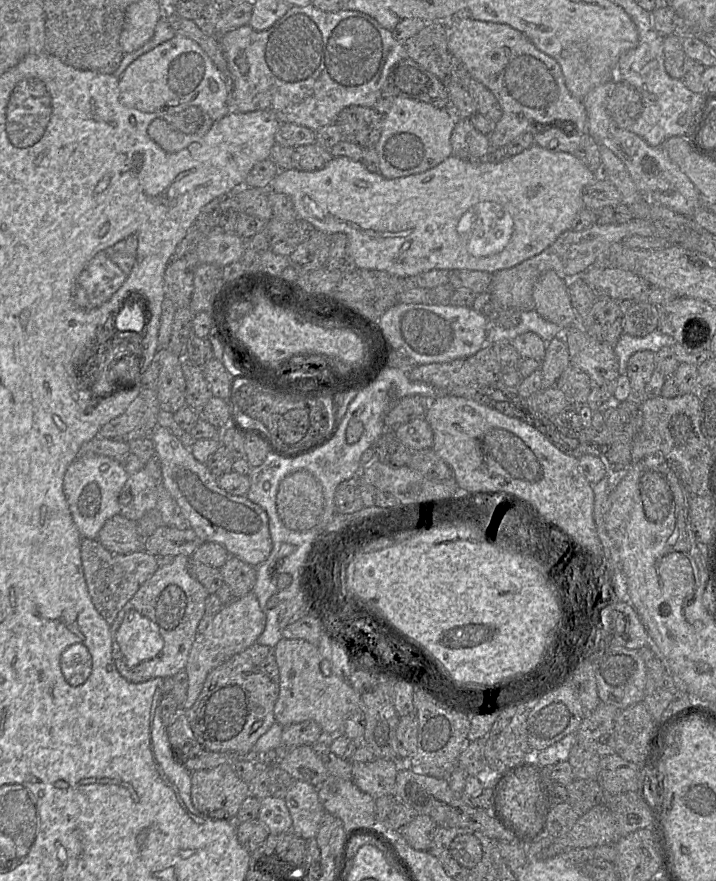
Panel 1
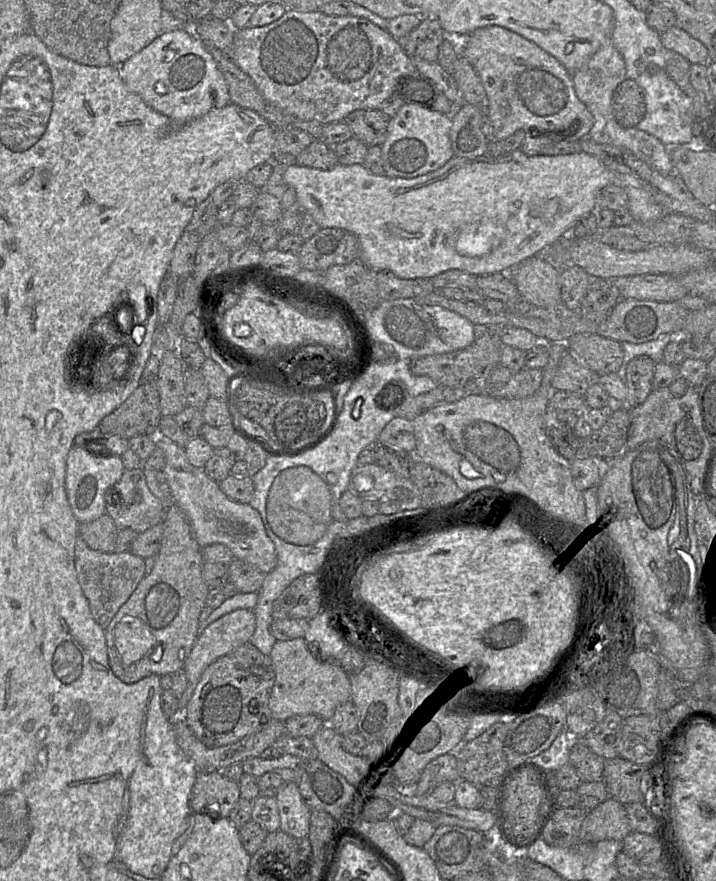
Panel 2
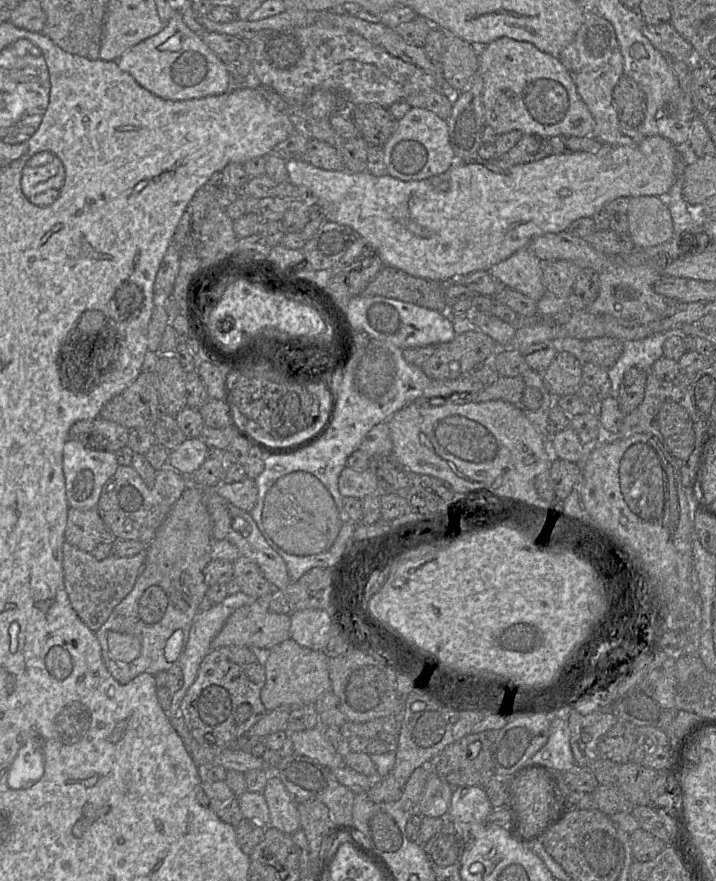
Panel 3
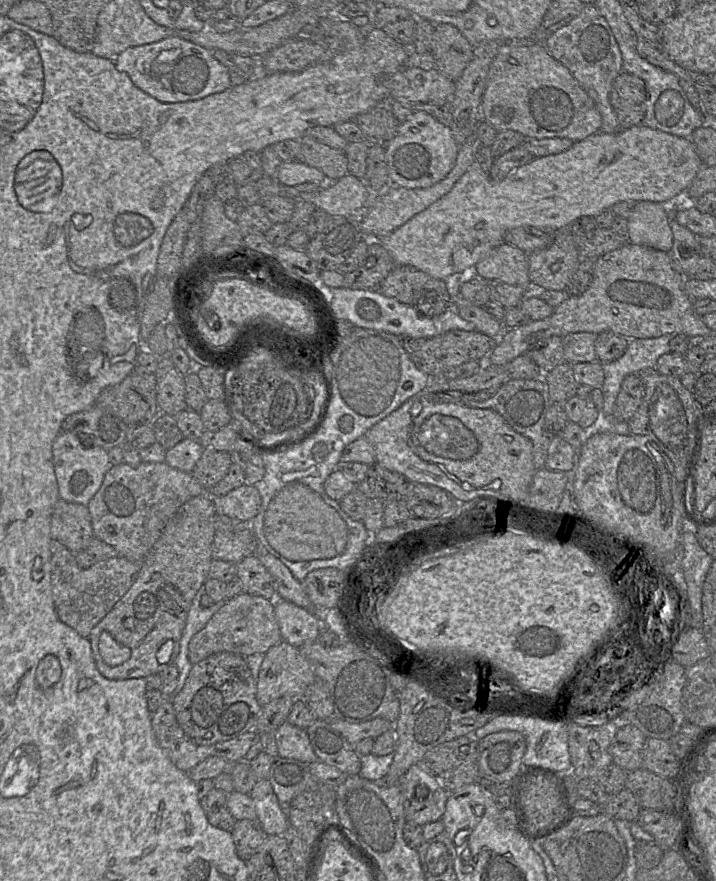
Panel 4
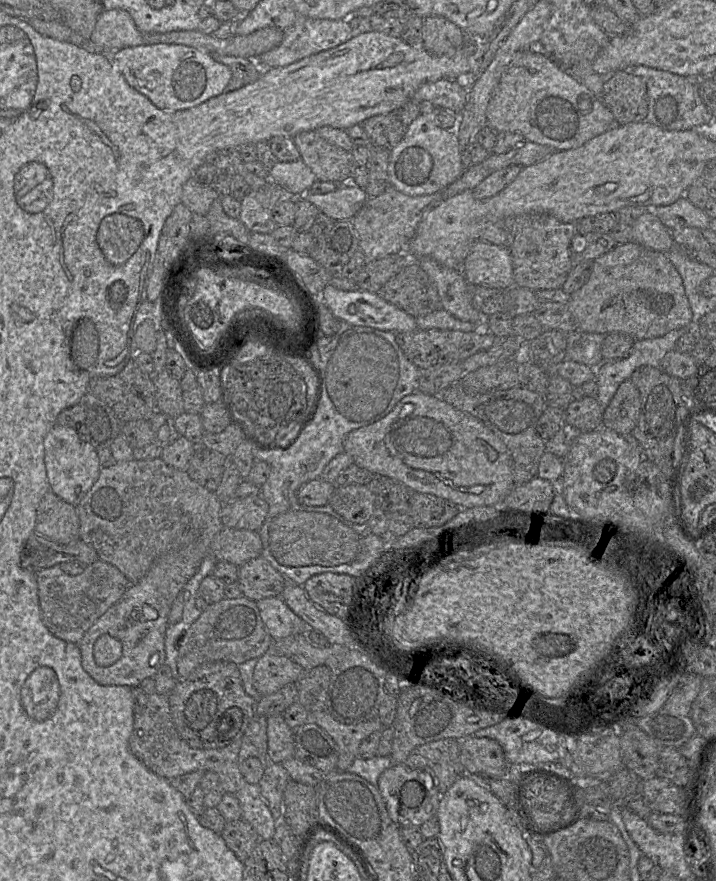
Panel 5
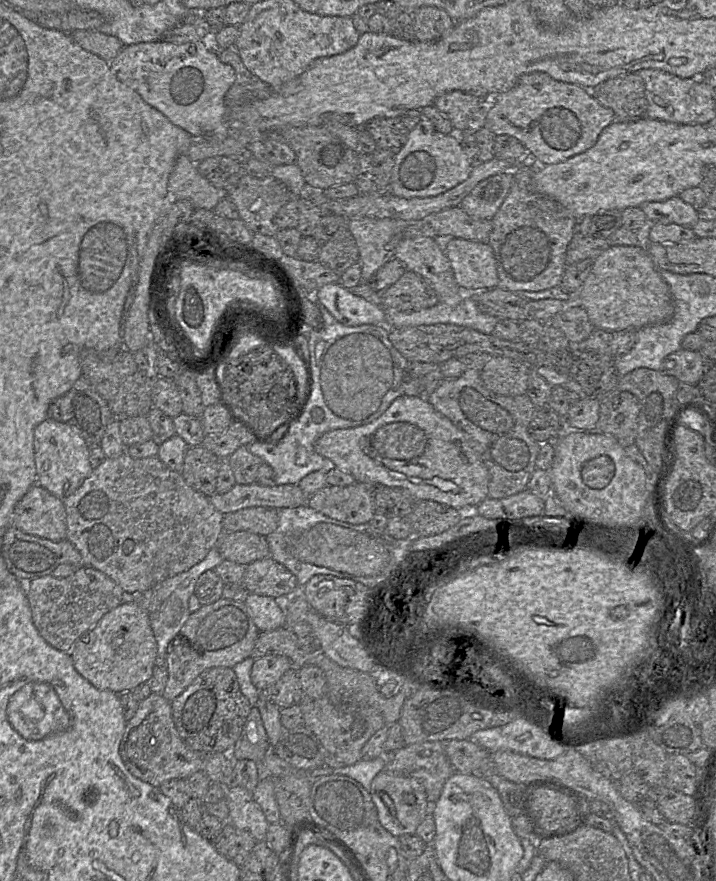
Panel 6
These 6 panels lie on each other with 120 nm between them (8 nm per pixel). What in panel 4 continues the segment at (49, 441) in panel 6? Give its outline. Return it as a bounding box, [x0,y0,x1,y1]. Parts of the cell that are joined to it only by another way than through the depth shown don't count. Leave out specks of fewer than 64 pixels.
[52,431,113,506]

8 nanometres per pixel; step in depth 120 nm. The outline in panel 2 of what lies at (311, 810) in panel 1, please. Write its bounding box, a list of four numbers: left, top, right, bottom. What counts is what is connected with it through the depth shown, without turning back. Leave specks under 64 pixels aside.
[275,781,311,839]

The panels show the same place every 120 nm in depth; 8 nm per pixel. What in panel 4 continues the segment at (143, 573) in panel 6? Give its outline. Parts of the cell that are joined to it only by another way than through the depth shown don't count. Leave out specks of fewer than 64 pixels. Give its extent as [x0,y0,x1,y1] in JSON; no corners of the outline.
[87,462,207,562]

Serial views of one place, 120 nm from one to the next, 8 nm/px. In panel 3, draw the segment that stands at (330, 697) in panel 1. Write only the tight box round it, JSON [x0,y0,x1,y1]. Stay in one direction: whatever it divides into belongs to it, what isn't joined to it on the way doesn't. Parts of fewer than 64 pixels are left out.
[260,638,331,711]

